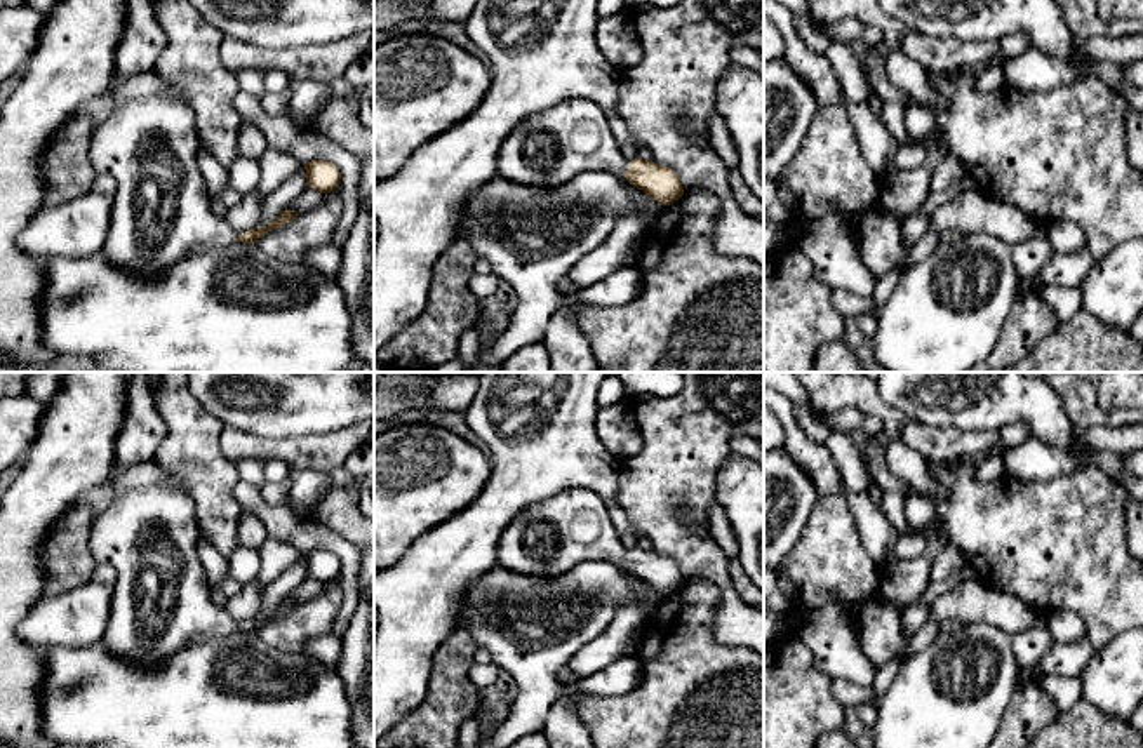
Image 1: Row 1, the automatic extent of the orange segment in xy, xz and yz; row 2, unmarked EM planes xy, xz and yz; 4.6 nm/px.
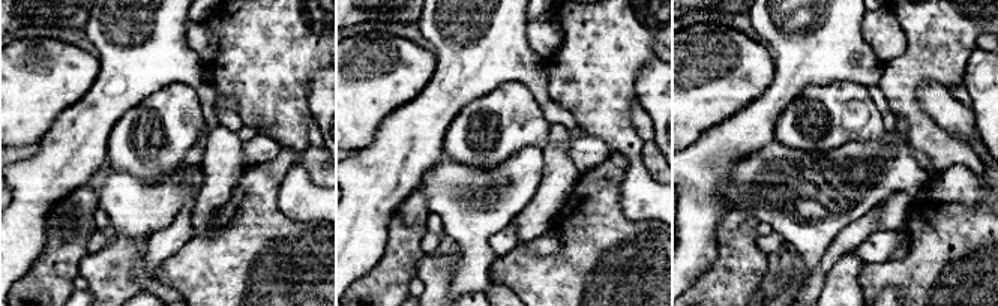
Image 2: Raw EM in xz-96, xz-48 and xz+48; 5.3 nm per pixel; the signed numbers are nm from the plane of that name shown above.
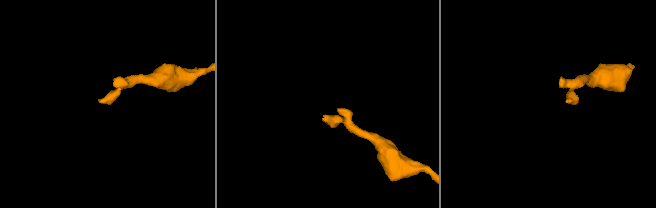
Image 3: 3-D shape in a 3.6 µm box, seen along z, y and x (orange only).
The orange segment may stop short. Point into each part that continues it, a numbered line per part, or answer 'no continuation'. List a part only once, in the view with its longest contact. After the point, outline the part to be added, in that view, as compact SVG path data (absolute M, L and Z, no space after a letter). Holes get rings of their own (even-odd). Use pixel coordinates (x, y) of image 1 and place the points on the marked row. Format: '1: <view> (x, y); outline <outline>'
1: xz (552, 146); outline M583 97L532 113L498 153L498 174L525 186L557 188L597 169L625 176L628 164L605 111Z

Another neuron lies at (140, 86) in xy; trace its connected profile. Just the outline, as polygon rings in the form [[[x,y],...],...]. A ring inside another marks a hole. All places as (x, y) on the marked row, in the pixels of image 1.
[[[153,71],[134,75],[130,78],[117,78],[111,87],[115,104],[124,104],[136,99],[164,94],[174,99],[183,99],[183,94],[172,83],[158,78]]]

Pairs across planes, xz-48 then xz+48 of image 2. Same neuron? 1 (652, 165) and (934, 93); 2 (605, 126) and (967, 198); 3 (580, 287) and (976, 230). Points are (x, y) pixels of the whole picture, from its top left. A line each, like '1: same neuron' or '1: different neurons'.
1: different neurons
2: different neurons
3: same neuron

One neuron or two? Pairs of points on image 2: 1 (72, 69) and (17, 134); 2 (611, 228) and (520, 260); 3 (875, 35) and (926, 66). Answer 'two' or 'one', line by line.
1: one
2: one
3: two

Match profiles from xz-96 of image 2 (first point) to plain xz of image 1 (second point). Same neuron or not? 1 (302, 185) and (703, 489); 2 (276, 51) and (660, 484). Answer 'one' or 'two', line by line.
1: one
2: one

